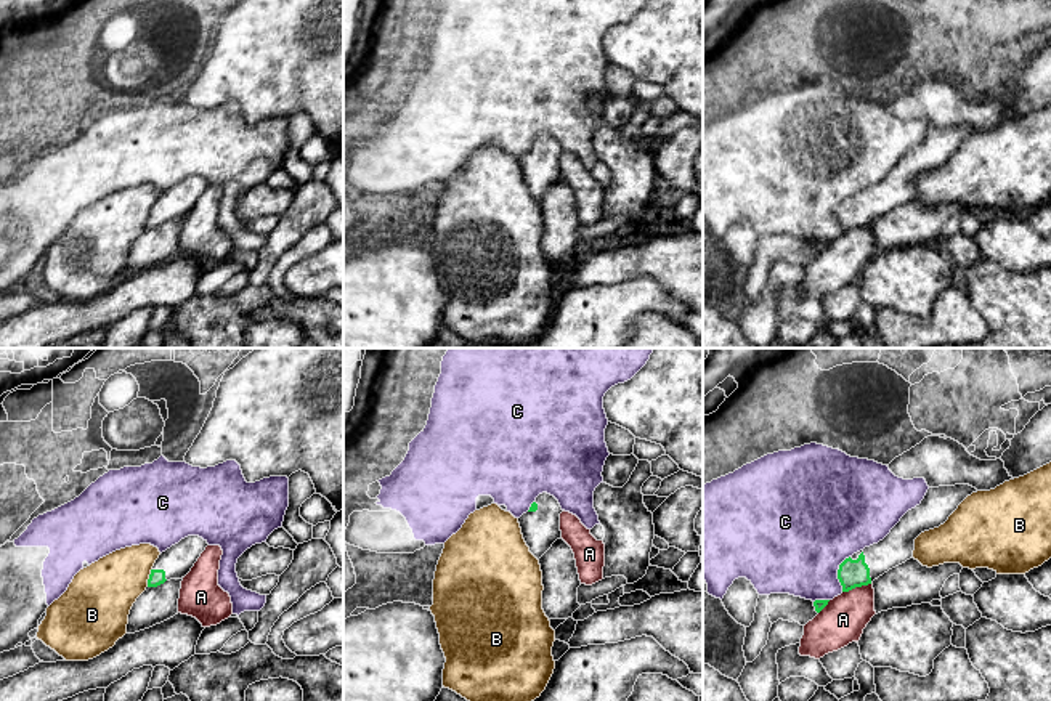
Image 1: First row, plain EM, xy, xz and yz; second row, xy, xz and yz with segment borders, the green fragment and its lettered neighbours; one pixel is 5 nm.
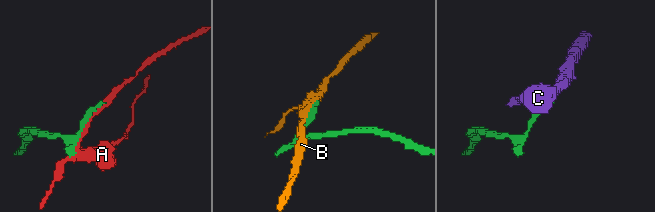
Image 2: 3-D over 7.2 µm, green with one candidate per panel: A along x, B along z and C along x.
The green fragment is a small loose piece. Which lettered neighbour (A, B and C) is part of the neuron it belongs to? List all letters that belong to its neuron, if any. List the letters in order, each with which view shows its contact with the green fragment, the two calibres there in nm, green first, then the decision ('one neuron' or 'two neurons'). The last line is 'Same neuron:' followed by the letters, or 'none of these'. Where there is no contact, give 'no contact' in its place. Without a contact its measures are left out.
A: yz | 140/220 nm | two neurons
B: xy | 80/320 nm | two neurons
C: yz | 140/480 nm | two neurons
Same neuron: none of these

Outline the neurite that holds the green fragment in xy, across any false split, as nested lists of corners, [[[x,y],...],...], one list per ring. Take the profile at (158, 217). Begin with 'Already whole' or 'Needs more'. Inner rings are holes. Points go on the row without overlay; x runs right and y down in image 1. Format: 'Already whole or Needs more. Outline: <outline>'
Needs more. Outline: [[[188,176],[162,192],[151,210],[148,228],[157,228],[165,221],[185,218],[207,186],[207,181],[202,178]]]

